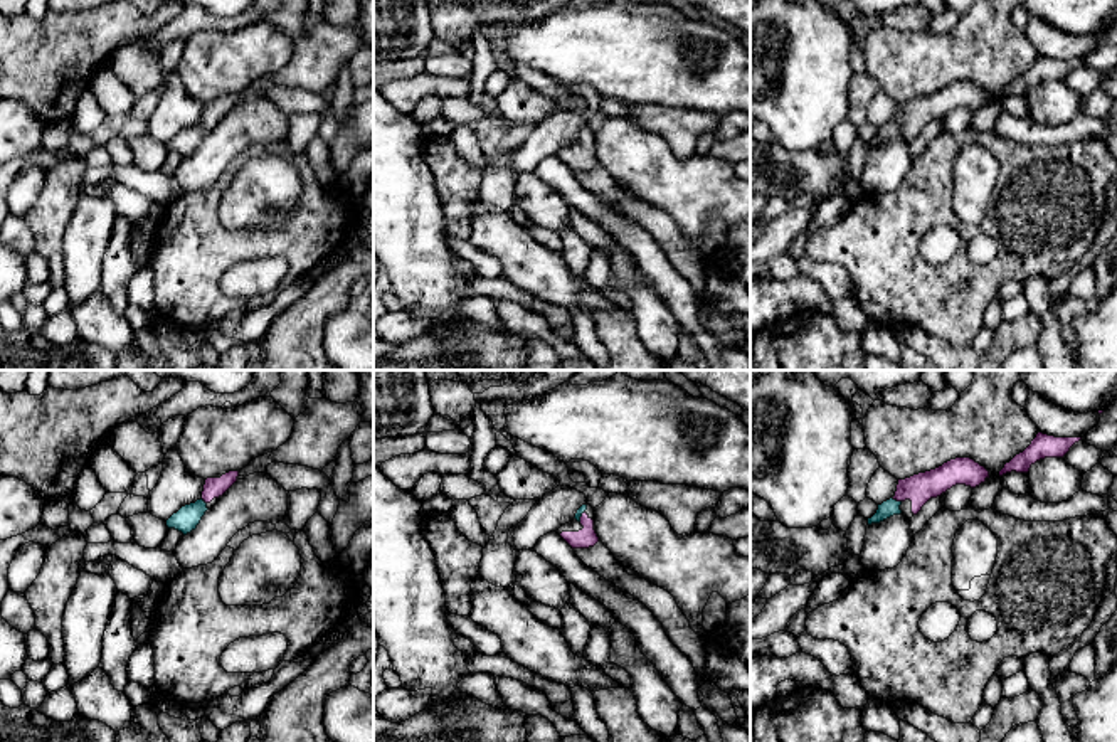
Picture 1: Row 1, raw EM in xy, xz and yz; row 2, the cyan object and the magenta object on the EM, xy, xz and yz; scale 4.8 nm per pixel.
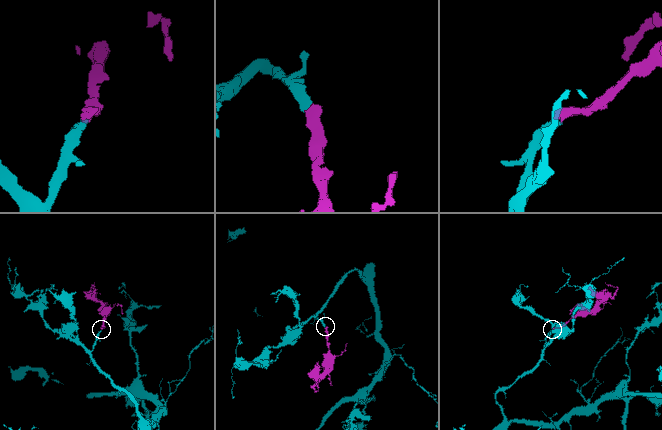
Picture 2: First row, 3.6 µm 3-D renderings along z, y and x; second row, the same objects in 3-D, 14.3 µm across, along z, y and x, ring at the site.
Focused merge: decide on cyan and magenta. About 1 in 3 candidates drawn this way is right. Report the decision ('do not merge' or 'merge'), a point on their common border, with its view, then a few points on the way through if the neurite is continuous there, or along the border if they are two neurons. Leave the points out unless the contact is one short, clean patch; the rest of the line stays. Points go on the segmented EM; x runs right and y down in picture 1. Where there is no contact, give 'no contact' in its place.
merge; meets cyan in yz at (895, 500); runs through yz (890, 507), (895, 500), (907, 488), (919, 488)

